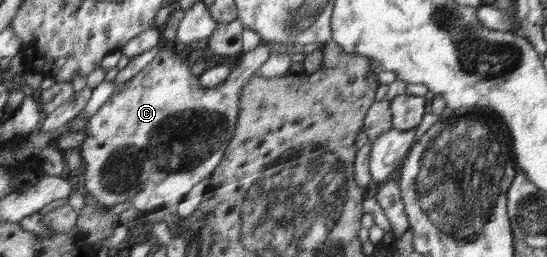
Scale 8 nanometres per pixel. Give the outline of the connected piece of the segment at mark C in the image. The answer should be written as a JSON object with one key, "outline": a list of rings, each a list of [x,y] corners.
{"outline":[[[261,41],[252,51],[243,54],[242,59],[236,67],[231,69],[229,76],[216,87],[205,87],[200,80],[197,80],[195,76],[191,76],[189,72],[189,66],[185,64],[185,60],[181,60],[173,50],[161,48],[160,51],[155,55],[155,58],[145,67],[141,72],[138,72],[132,79],[127,80],[123,84],[116,87],[116,92],[113,93],[107,102],[99,108],[99,111],[89,119],[86,126],[85,139],[81,145],[80,152],[85,160],[85,190],[86,195],[90,197],[93,203],[101,207],[112,208],[119,202],[125,202],[125,200],[131,200],[131,208],[140,210],[153,210],[153,208],[159,208],[163,206],[163,200],[165,200],[165,206],[171,207],[171,204],[179,204],[183,200],[183,196],[191,190],[197,184],[201,182],[205,176],[210,176],[211,172],[214,172],[219,166],[219,162],[223,159],[223,154],[233,138],[233,132],[237,128],[237,118],[239,118],[239,97],[241,87],[255,74],[261,65],[271,56],[269,52],[269,43]]]}

